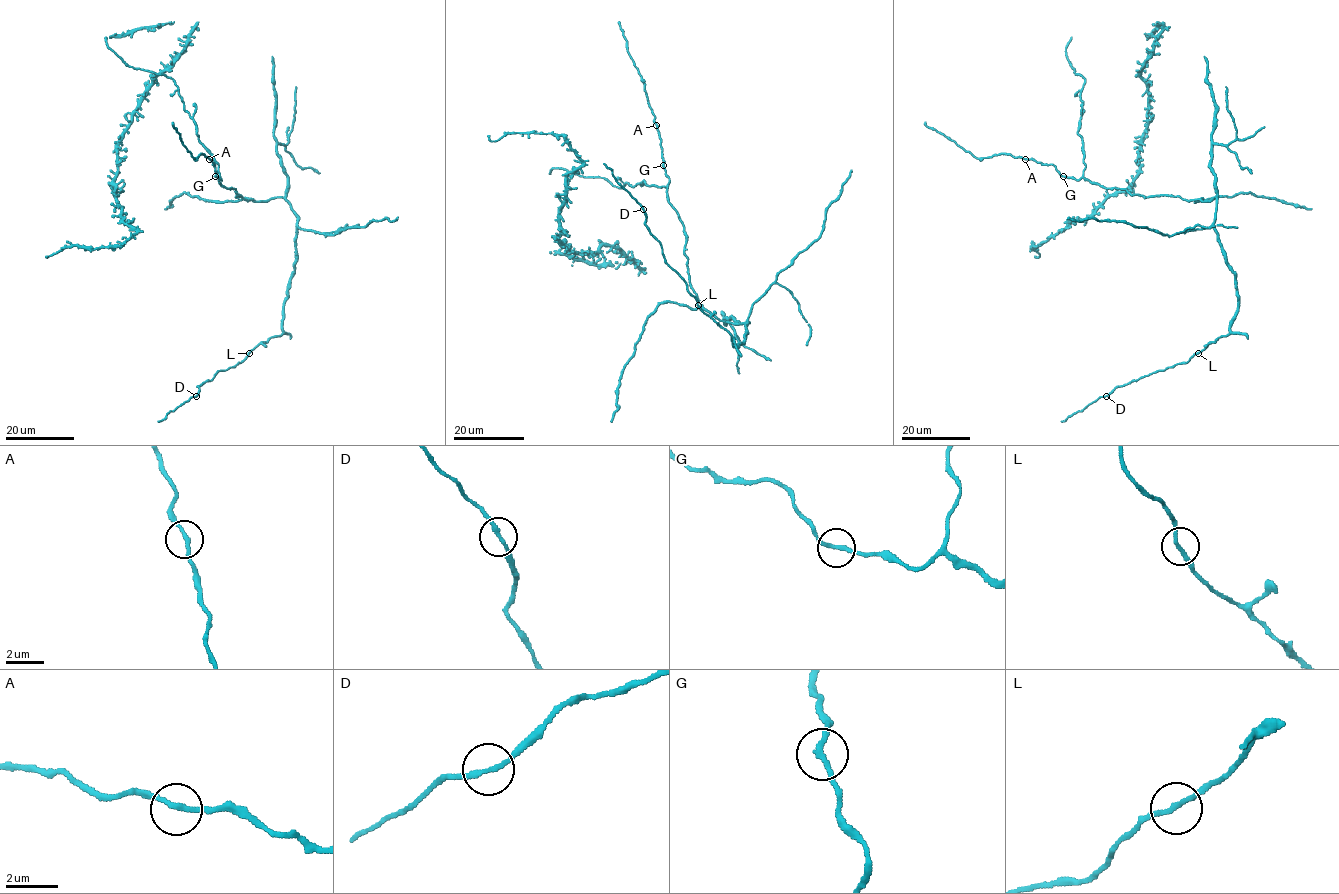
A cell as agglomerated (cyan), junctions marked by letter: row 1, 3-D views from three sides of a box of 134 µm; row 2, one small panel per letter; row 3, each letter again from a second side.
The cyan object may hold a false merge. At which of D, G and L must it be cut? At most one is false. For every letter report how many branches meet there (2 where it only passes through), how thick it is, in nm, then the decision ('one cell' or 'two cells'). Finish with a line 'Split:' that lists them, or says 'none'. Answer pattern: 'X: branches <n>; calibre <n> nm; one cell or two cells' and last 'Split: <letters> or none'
D: branches 2; calibre 190 nm; one cell
G: branches 2; calibre 200 nm; one cell
L: branches 2; calibre 190 nm; one cell
Split: none

